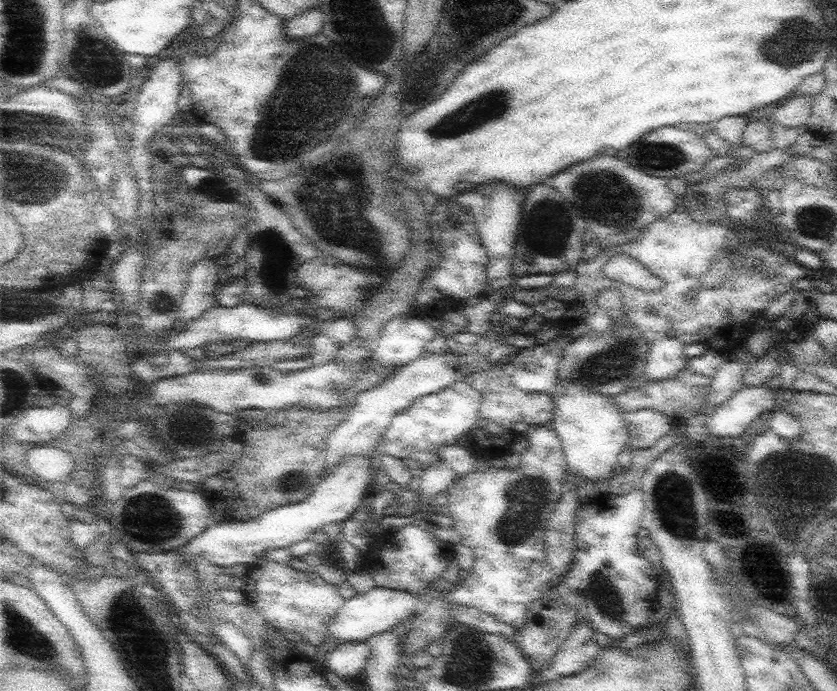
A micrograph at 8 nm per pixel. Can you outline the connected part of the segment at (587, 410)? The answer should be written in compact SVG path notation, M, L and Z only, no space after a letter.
M560 378L550 395L554 397L552 427L562 442L567 470L588 483L610 481L615 474L614 466L620 464L620 454L627 452L626 412L614 404L612 396L592 392L580 384L560 382Z

